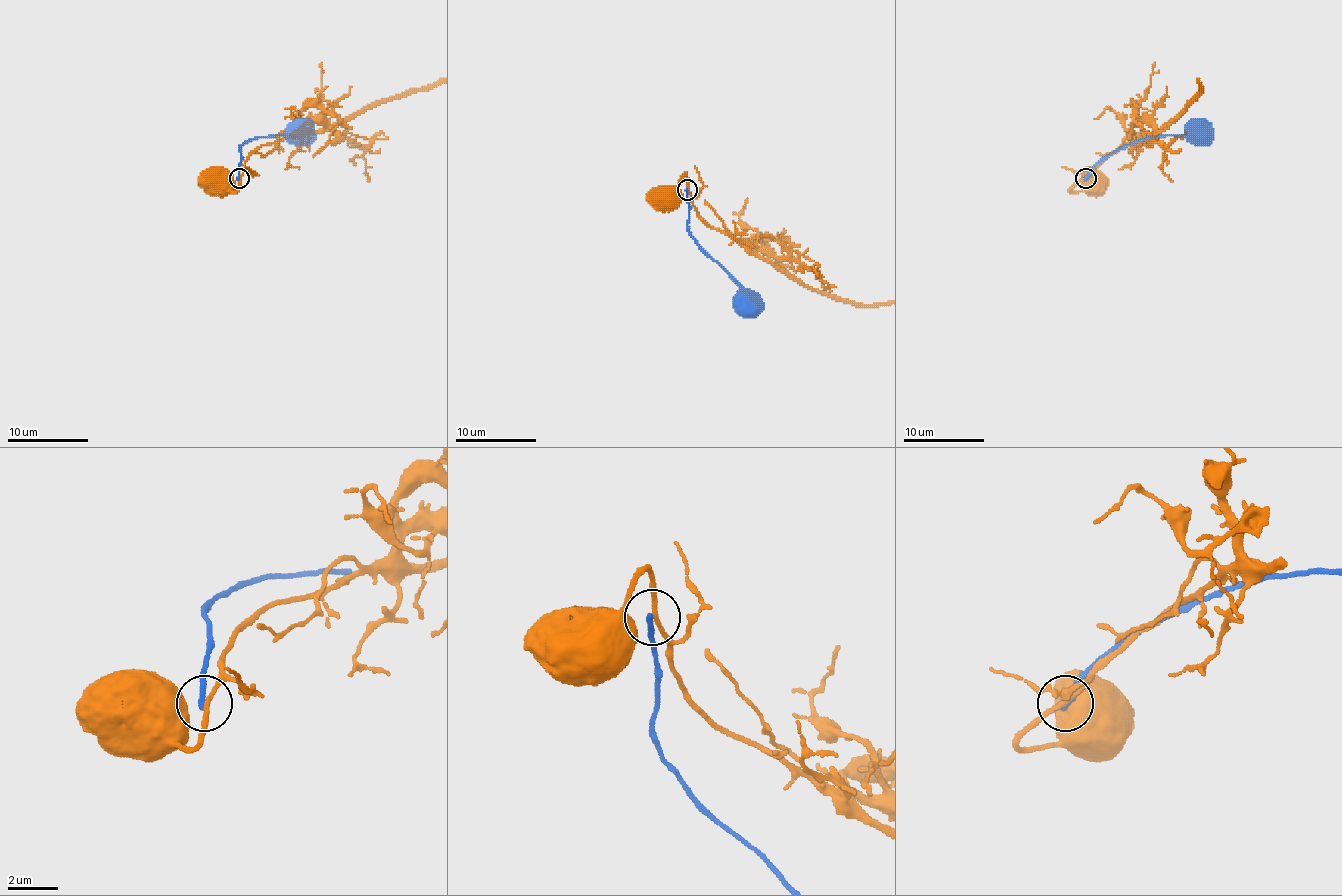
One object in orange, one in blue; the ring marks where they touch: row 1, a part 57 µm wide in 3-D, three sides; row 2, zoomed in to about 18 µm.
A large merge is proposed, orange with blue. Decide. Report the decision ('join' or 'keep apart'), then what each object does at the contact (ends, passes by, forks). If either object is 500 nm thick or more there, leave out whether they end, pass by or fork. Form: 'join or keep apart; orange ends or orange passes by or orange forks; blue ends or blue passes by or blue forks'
keep apart; orange passes by; blue ends

